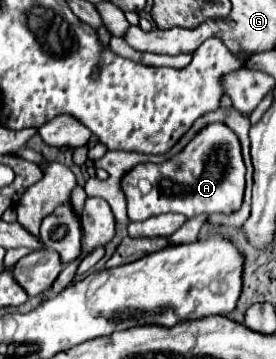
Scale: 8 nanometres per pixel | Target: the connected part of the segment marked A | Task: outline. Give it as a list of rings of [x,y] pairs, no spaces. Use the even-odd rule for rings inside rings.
[[[221,122],[207,124],[195,138],[173,158],[163,164],[137,164],[123,180],[121,188],[127,198],[127,212],[133,222],[143,222],[151,216],[177,212],[187,218],[199,214],[233,214],[241,208],[245,190],[245,164],[241,144],[231,128]],[[171,200],[177,200],[177,206]]]

